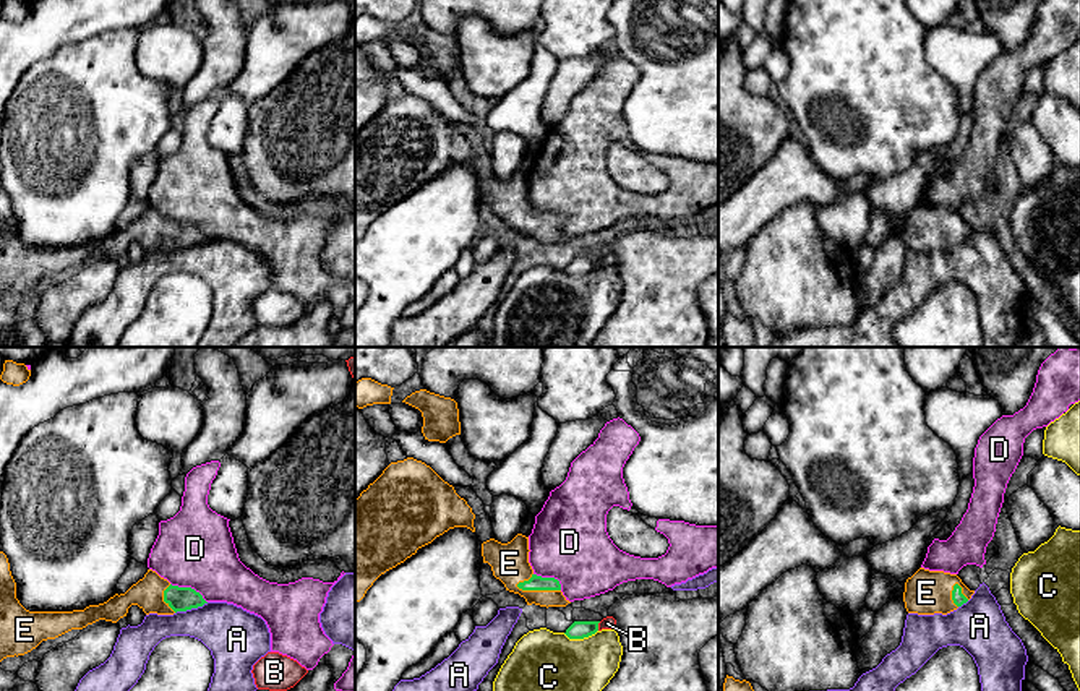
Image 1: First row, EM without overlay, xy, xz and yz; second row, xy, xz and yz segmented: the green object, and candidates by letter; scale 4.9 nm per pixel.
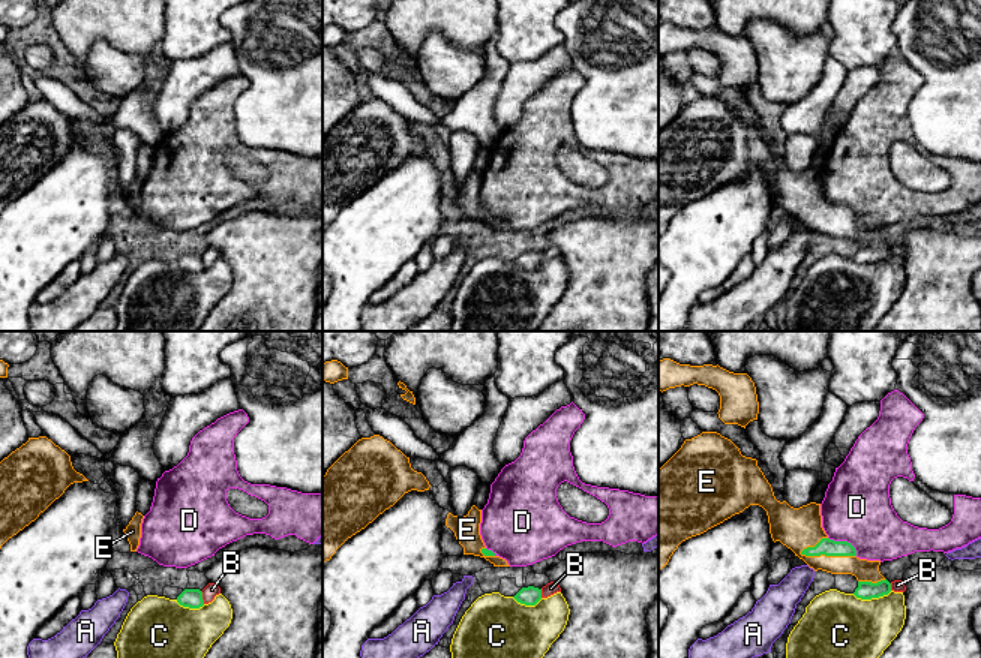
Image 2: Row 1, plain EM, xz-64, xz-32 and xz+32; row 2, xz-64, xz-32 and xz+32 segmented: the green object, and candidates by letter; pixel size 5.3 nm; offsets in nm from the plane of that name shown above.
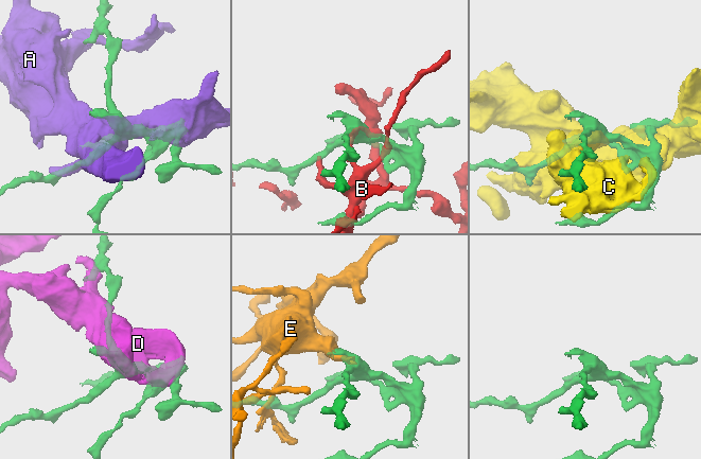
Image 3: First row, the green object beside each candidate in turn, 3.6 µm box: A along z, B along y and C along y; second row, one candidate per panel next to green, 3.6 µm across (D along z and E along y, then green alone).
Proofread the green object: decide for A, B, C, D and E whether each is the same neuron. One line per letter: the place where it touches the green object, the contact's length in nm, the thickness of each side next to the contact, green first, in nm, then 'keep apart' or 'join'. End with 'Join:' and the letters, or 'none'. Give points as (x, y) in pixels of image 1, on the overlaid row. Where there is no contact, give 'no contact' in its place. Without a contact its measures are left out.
A: contact xy (192, 607); length 180 nm; calibres 130 and 280 nm; keep apart
B: contact xz (597, 626); length 50 nm; calibres 90 and 60 nm; keep apart
C: contact xz (579, 638); length 180 nm; calibres 90 and 300 nm; keep apart
D: contact xy (190, 587); length 200 nm; calibres 130 and 380 nm; keep apart
E: contact xz (539, 589); length 220 nm; calibres 80 and 190 nm; join
Join: E

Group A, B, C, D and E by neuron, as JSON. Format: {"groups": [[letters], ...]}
{"groups": [["A"], ["B"], ["C"], ["D"], ["E"]]}

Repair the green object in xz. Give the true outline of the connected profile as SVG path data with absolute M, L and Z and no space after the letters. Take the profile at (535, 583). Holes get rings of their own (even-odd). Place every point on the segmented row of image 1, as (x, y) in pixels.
M517 534L511 542L490 539L482 543L483 563L491 566L493 576L506 590L519 594L527 605L566 607L571 603L555 577L537 576L529 563L529 537Z

